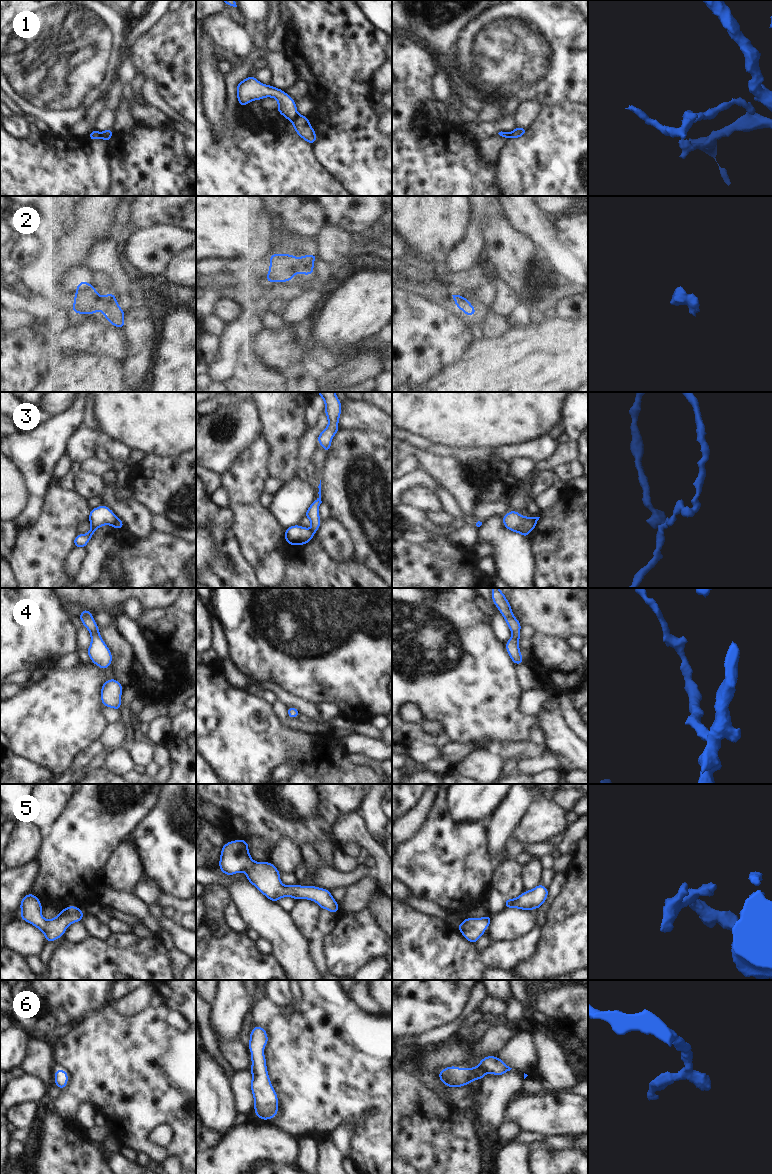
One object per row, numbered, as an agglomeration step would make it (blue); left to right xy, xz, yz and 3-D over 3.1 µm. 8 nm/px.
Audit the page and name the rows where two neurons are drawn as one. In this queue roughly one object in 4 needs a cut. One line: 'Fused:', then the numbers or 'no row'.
Fused: 1, 3

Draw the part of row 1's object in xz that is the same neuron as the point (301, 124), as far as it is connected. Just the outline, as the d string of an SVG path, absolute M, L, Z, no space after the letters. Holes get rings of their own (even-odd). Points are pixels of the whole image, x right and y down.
M298 115L292 121L293 127L296 133L304 140L306 140L310 144L314 144L317 139L317 135L313 127L309 124L308 117L304 115Z

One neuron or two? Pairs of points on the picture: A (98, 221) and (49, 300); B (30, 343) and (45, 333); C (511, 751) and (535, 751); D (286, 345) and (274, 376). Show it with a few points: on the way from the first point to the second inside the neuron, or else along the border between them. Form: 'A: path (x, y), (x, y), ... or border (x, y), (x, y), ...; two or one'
A: path (78, 241), (49, 271), (49, 280); one
B: path (34, 339), (41, 333); one
C: path (517, 751), (529, 751); one
D: border (257, 355), (286, 374); two

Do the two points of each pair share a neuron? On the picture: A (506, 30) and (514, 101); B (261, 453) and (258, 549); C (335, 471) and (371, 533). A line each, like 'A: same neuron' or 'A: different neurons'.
A: different neurons
B: same neuron
C: same neuron

